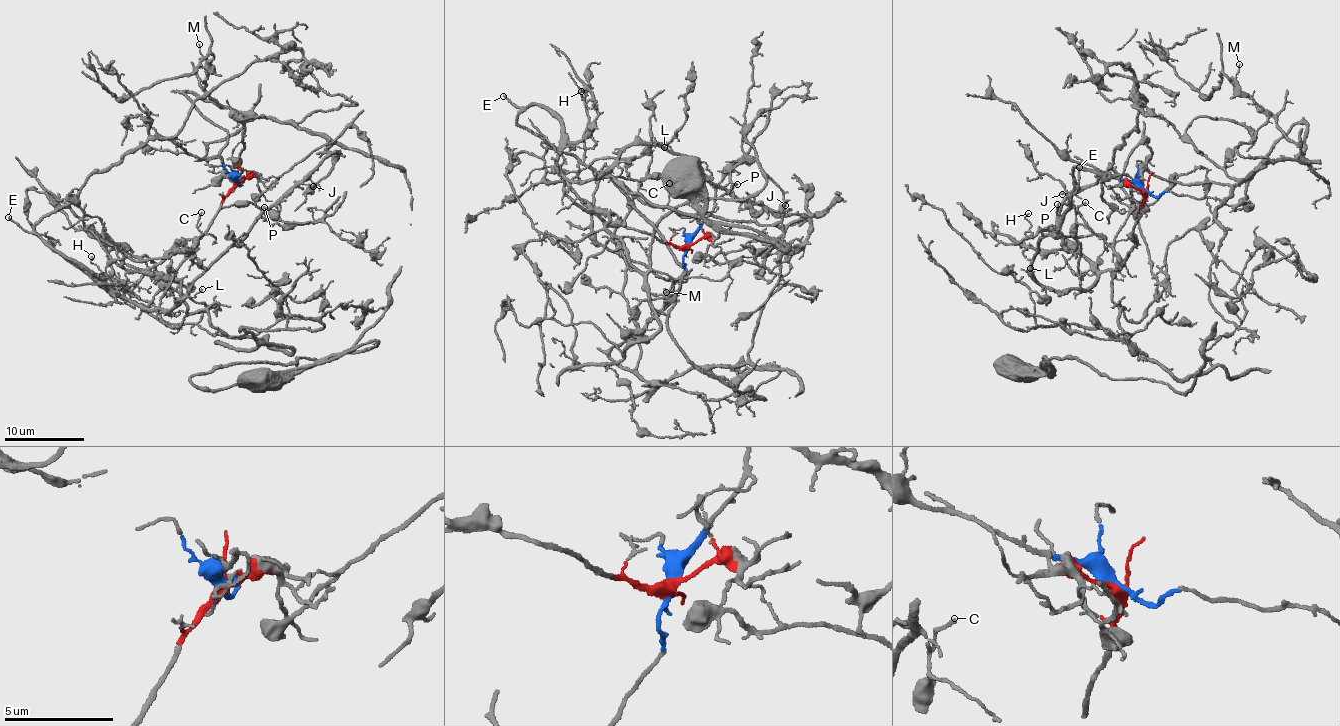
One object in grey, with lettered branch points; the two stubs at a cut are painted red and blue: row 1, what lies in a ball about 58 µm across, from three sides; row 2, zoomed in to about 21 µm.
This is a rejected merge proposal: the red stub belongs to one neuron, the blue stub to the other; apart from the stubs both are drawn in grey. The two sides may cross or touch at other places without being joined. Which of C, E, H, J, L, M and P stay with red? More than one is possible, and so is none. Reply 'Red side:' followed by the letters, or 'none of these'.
Red side: C, E, H, J, L, P

